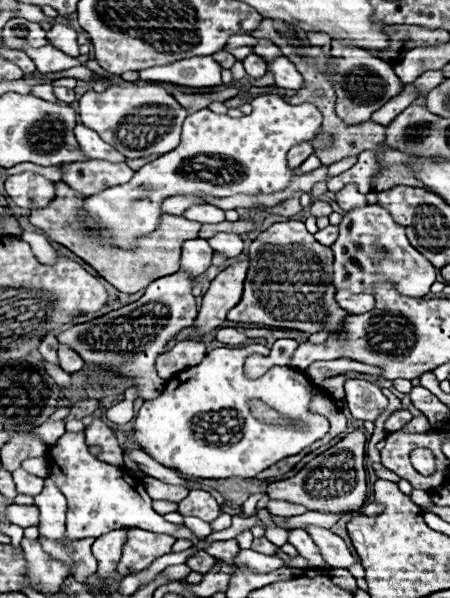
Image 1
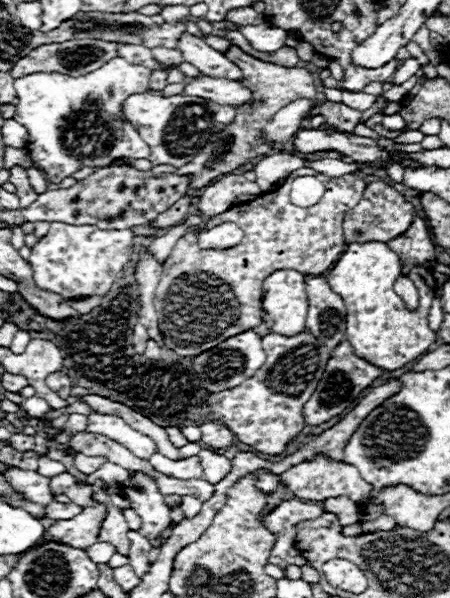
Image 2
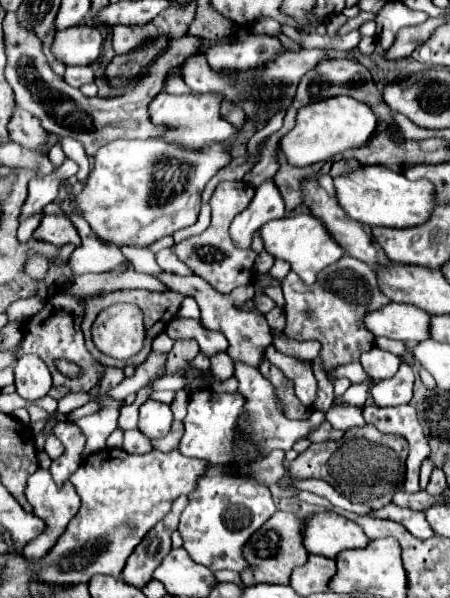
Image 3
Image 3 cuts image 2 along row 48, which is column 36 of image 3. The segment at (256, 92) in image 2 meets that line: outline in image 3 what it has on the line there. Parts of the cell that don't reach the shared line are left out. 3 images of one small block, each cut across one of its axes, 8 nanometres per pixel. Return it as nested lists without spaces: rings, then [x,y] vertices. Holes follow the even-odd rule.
[[[46,214],[40,222],[40,226],[34,230],[32,238],[40,240],[40,242],[50,242],[58,248],[66,246],[66,244],[74,244],[74,246],[80,244],[80,236],[78,236],[74,224],[64,214]]]

